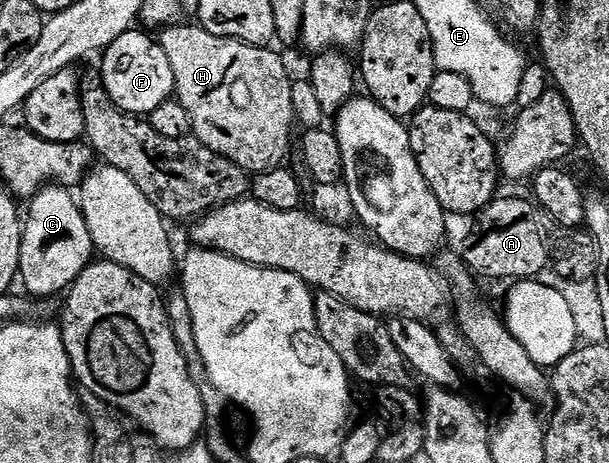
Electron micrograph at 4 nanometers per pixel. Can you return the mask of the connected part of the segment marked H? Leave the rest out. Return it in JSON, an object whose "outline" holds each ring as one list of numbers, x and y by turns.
{"outline":[[198,23,173,25,158,34,159,46,169,55,173,67,174,96,189,111,193,119,192,134,217,155,237,163,248,174,268,173,280,168,291,149,291,128,296,128,293,111,293,78,287,74,287,65,274,53,274,48,246,45,243,41,209,35]]}

